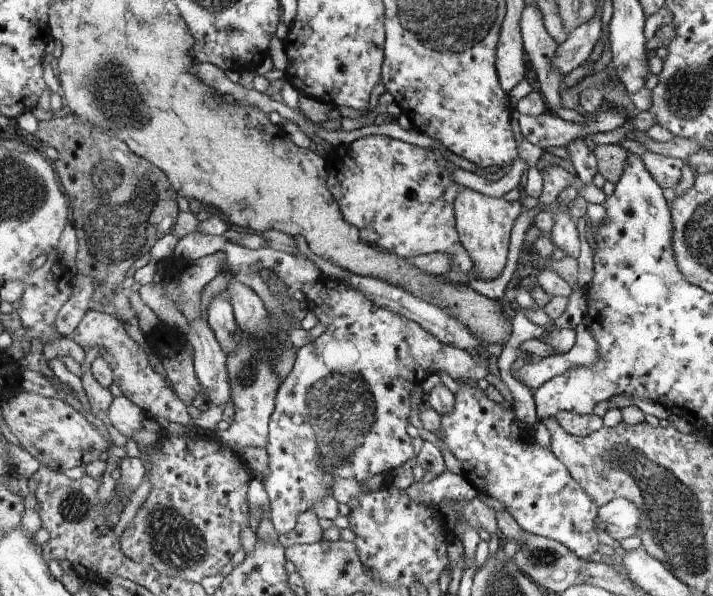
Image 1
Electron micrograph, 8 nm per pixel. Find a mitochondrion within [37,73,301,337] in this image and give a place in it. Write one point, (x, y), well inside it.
(104, 225)

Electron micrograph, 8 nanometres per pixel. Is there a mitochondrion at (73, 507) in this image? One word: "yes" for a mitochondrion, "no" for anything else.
yes

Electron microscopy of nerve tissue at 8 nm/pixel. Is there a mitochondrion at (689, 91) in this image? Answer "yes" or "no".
yes

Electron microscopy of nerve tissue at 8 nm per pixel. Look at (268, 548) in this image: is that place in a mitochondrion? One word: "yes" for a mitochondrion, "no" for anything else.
no

